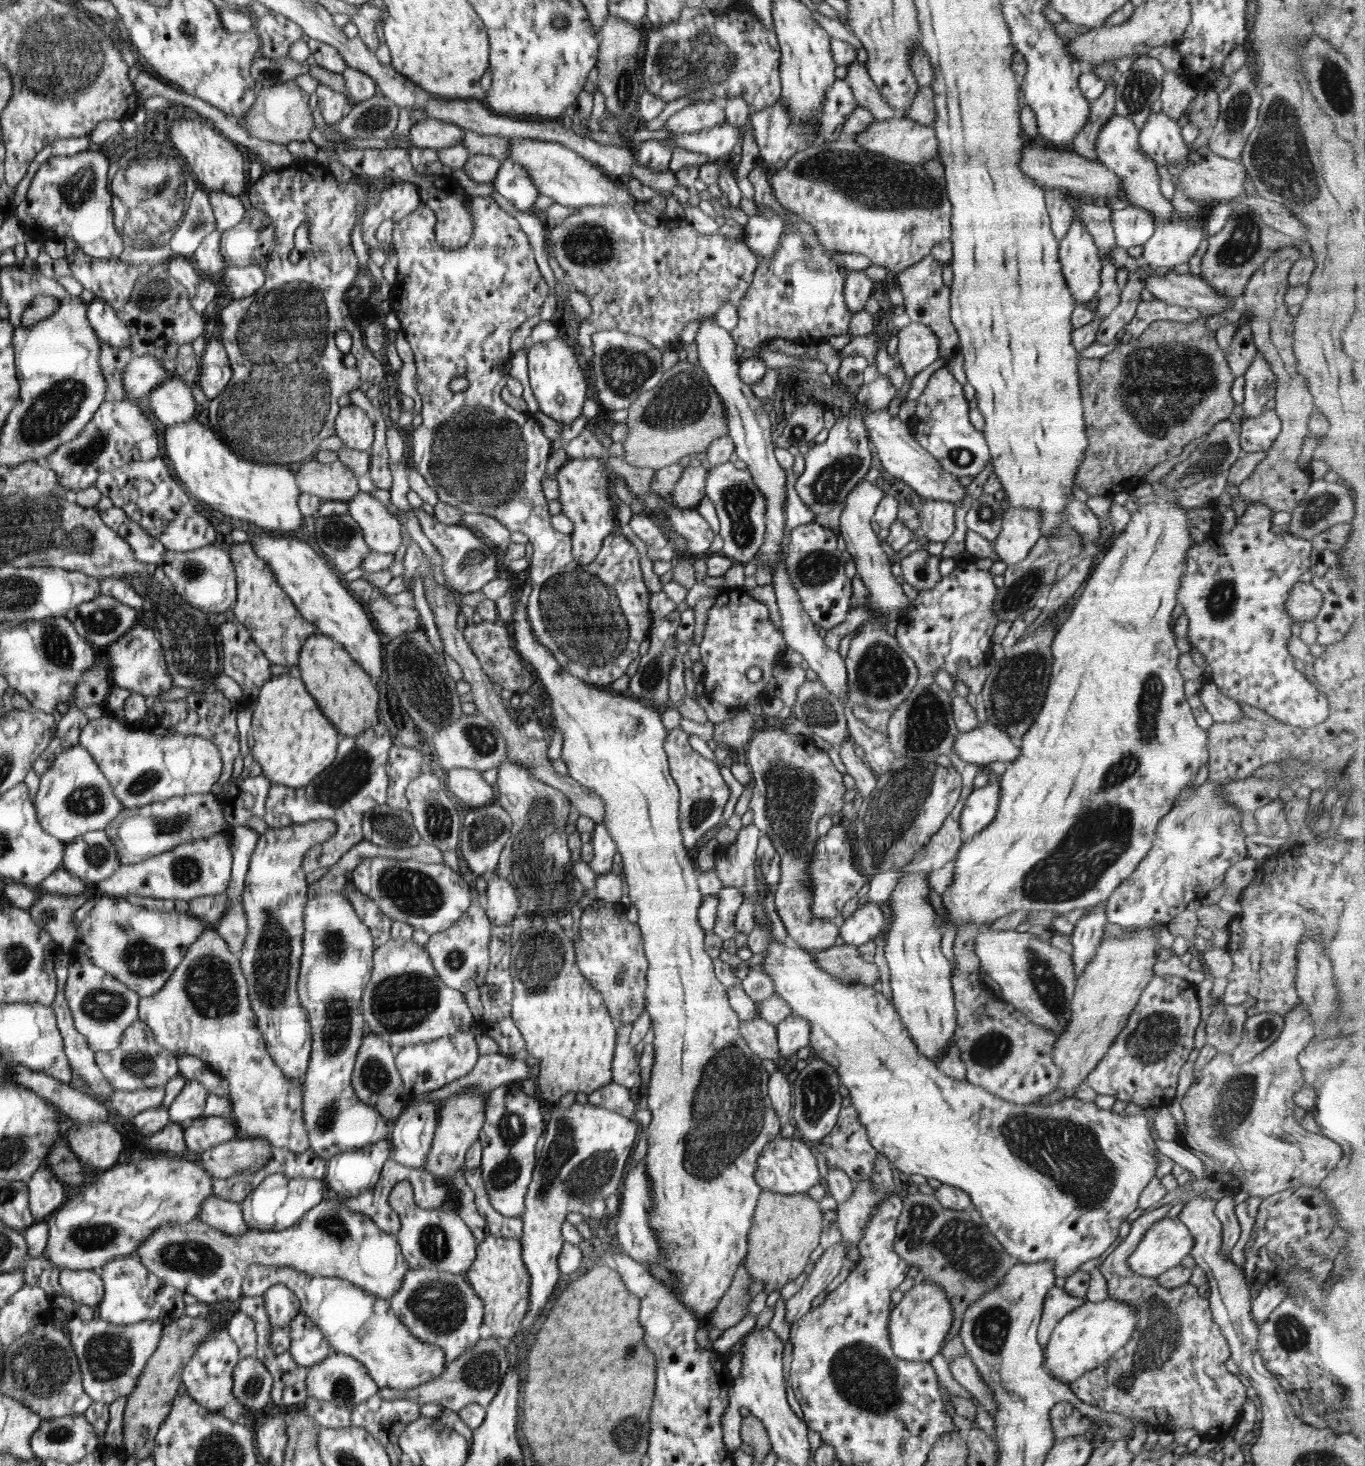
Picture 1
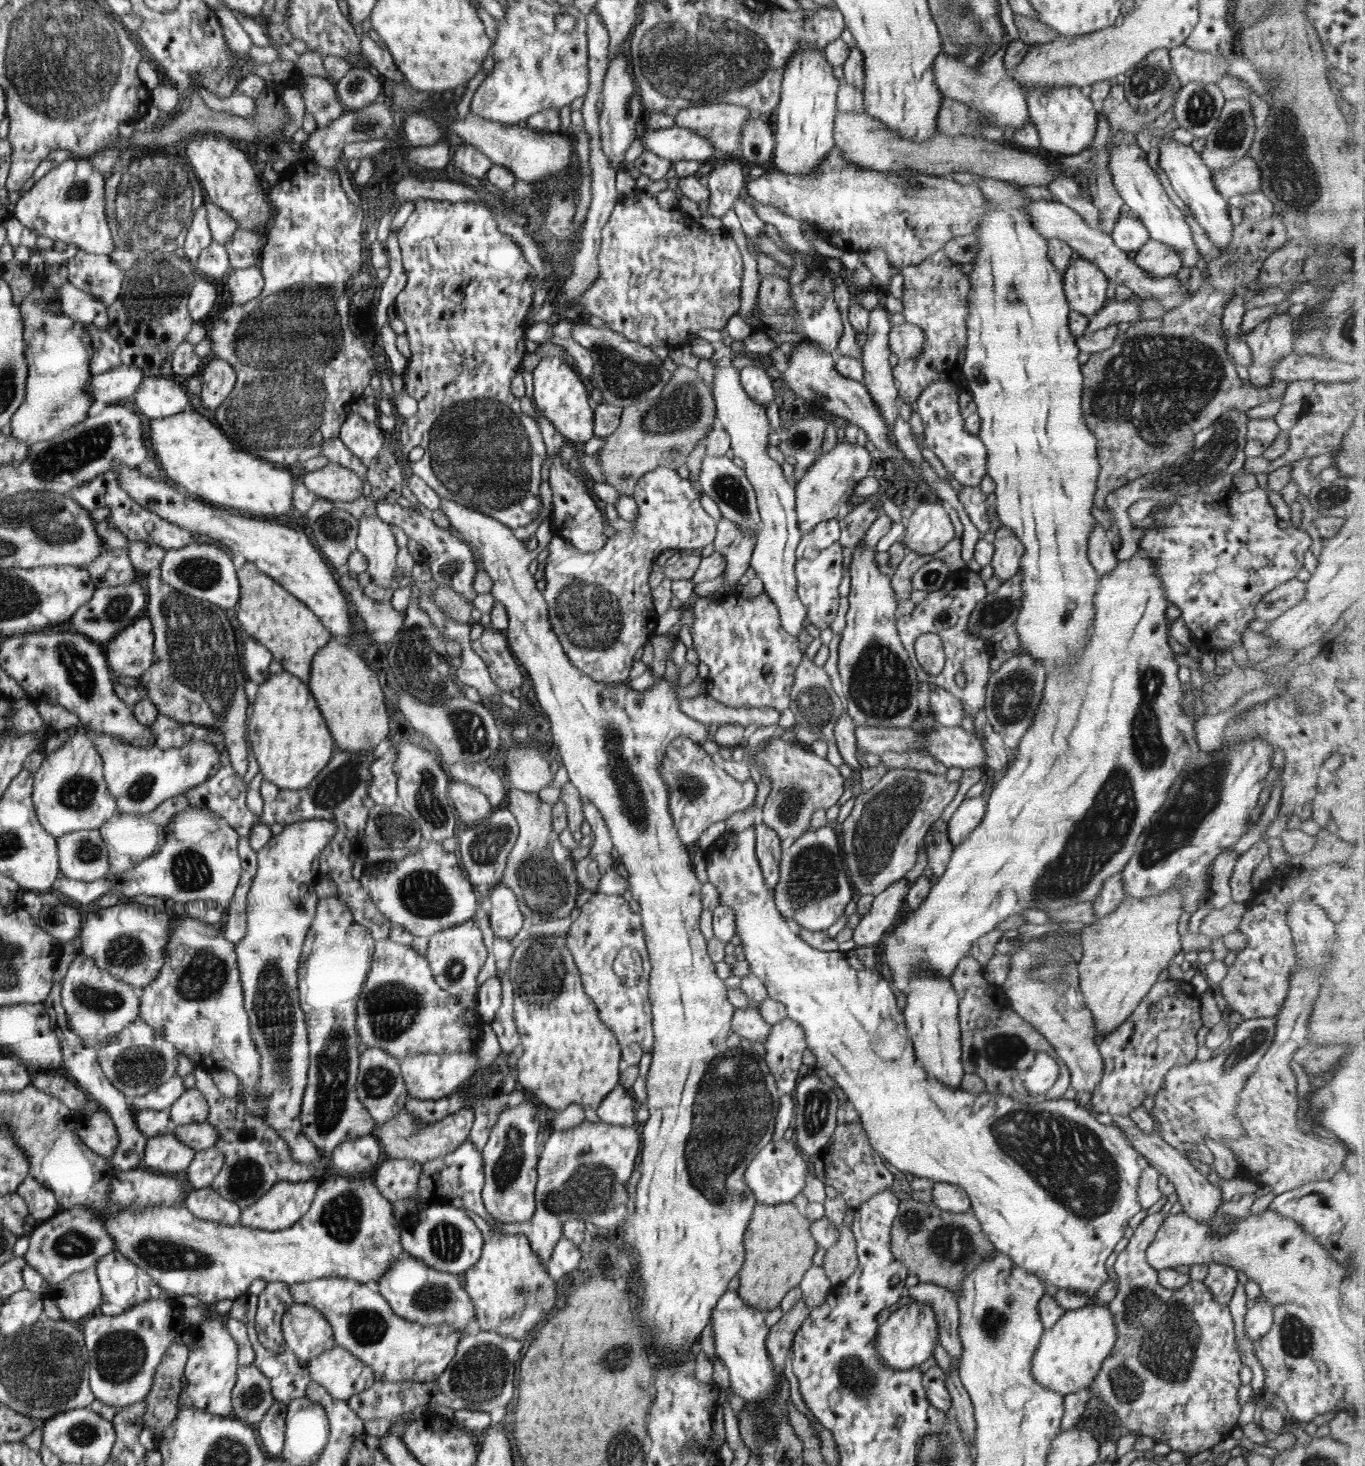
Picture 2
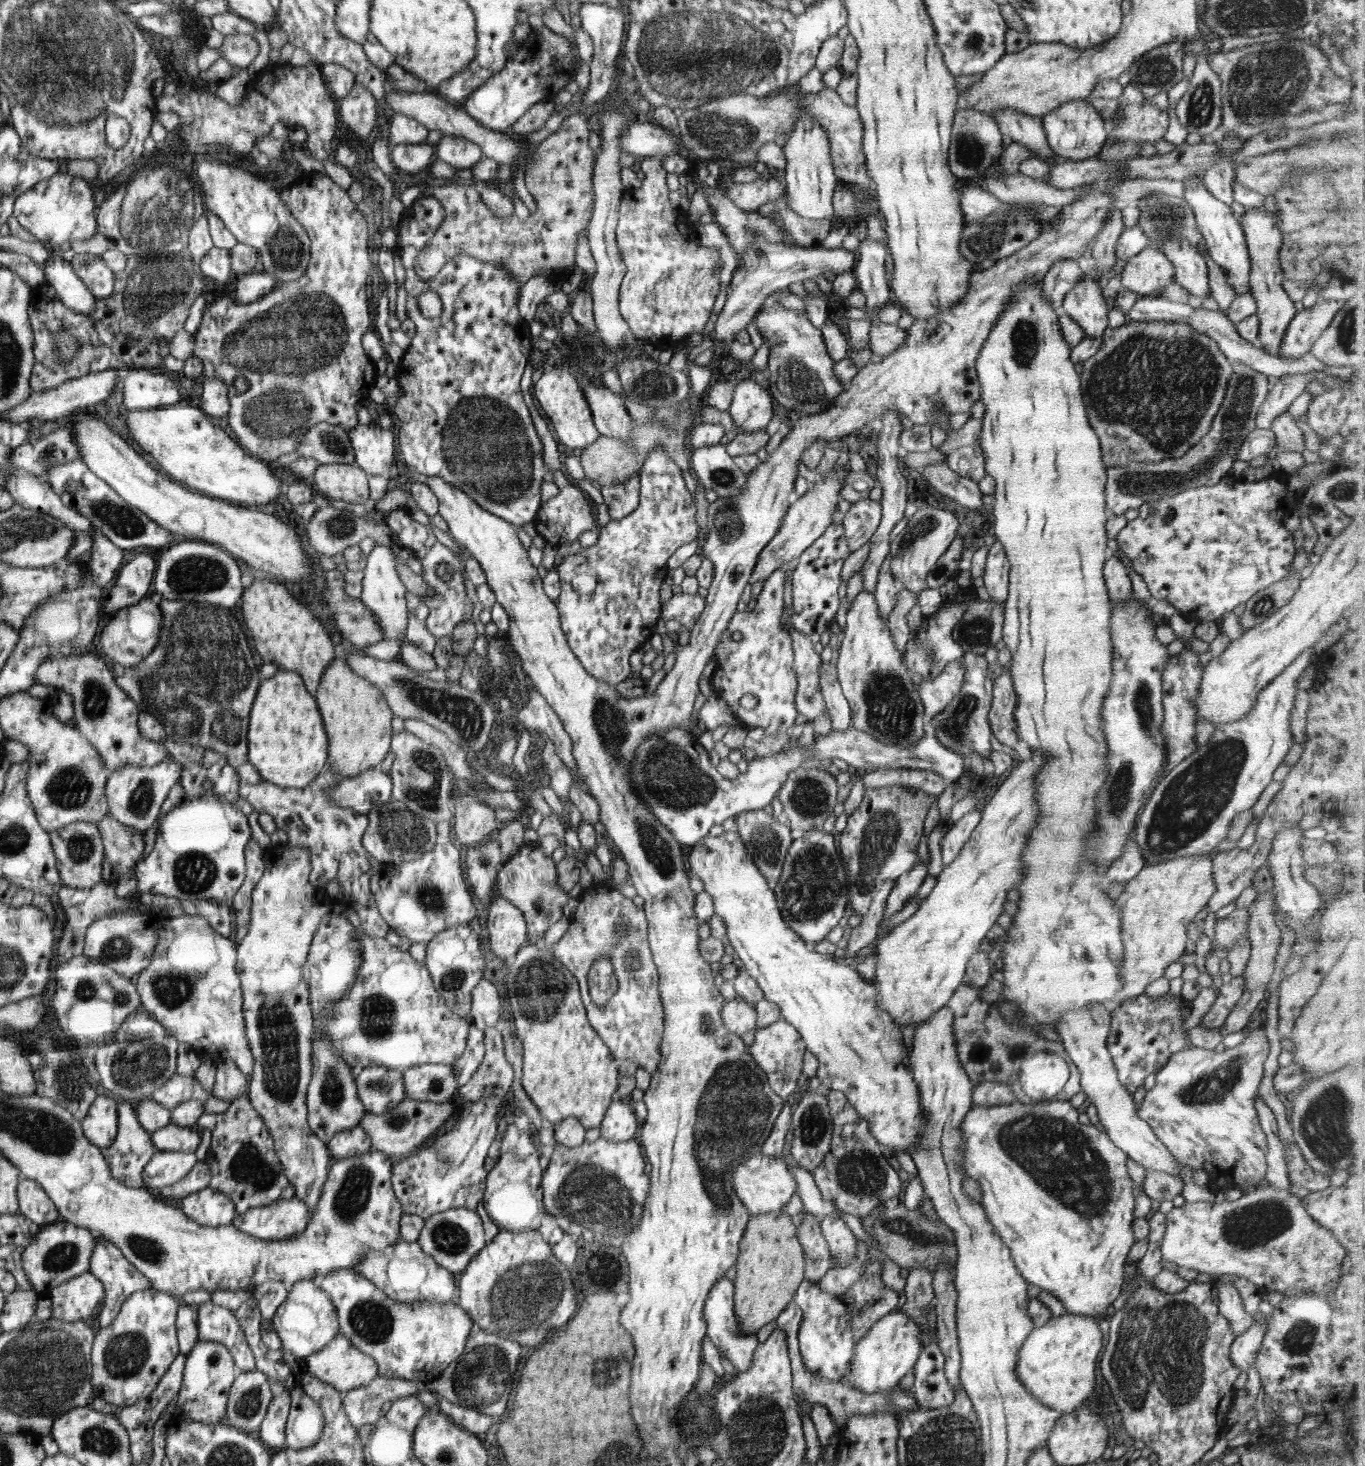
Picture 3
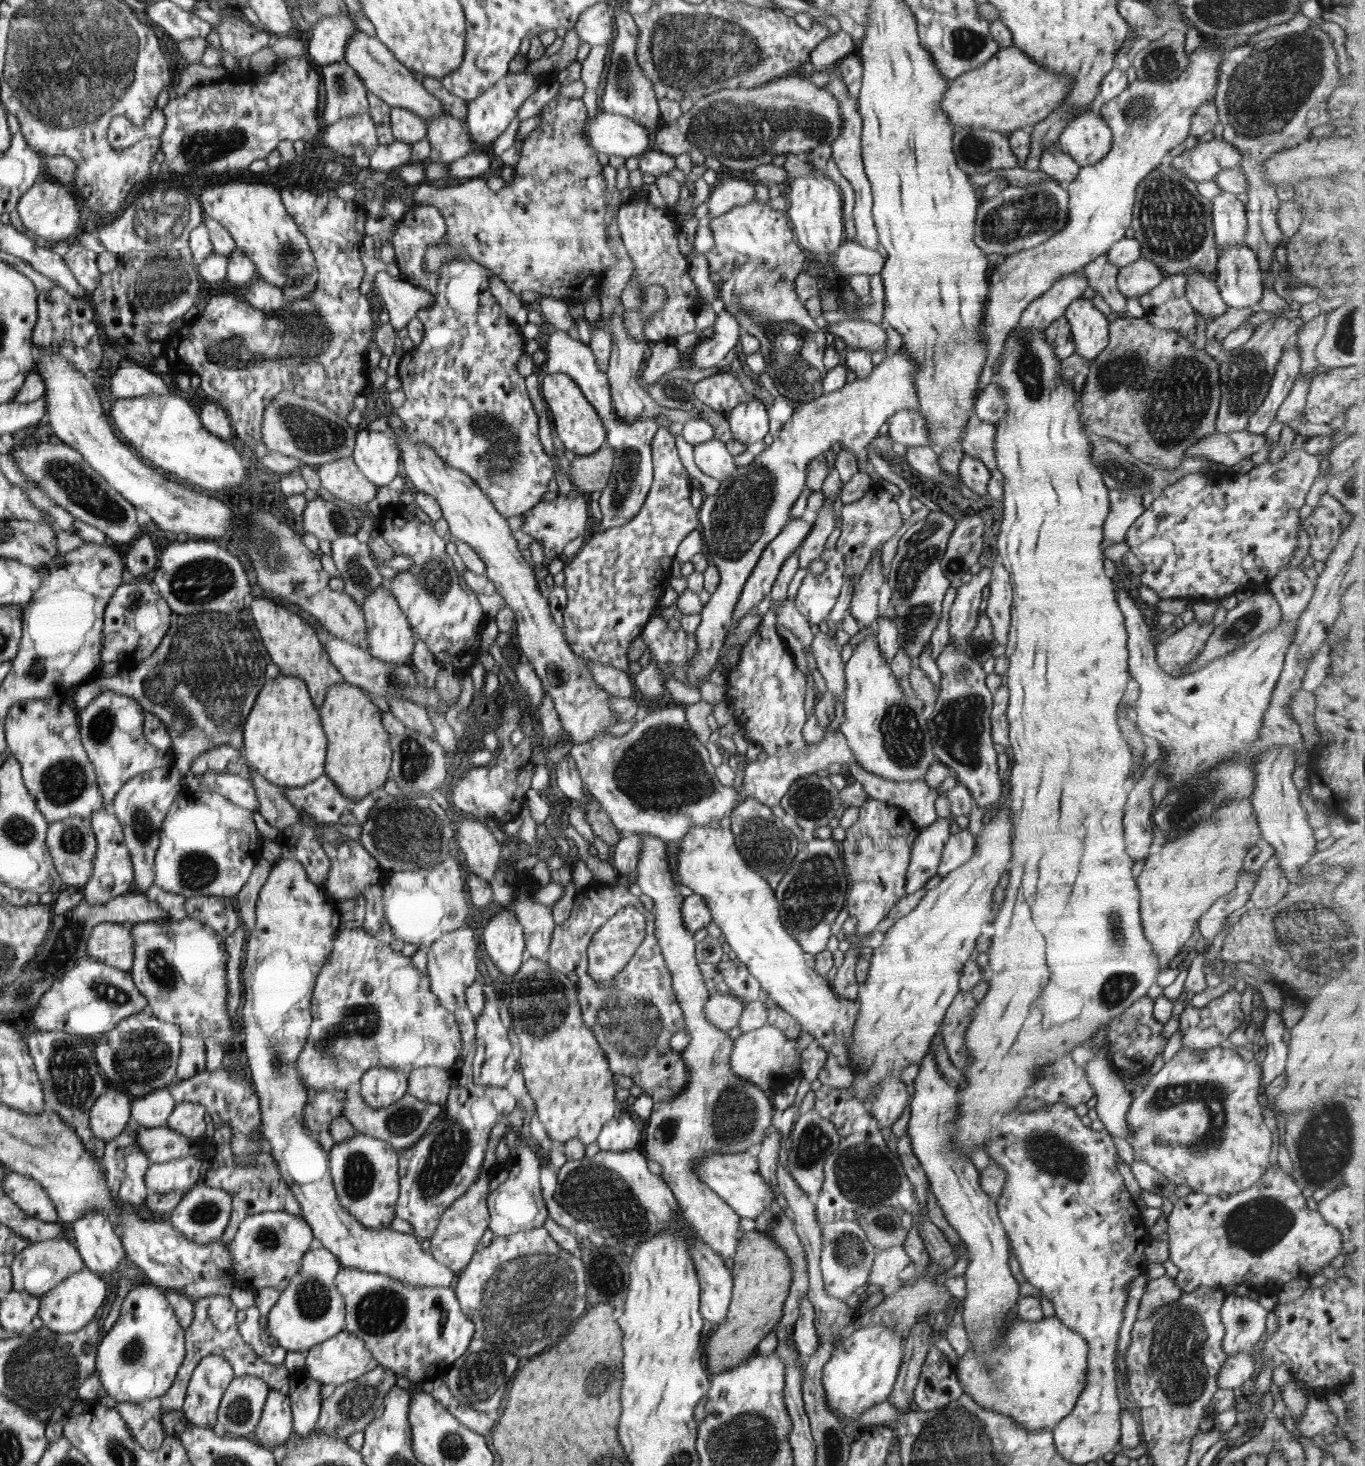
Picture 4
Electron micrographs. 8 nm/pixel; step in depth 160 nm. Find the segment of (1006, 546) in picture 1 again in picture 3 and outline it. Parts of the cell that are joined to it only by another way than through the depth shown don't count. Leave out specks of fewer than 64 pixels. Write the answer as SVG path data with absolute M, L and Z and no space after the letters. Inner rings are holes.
M997 540L989 548L983 574L984 586L991 596L990 599L997 603L1004 603L1007 599L1010 567L1006 551Z

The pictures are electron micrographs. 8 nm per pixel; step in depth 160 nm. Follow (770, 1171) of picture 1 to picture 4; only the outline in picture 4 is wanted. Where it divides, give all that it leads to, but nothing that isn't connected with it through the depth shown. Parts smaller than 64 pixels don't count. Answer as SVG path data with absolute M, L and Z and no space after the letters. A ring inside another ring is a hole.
M747 1152L739 1154L708 1155L696 1161L694 1172L698 1174L700 1182L706 1184L712 1192L716 1192L726 1204L734 1209L741 1218L756 1220L768 1205L774 1201L774 1191L766 1179L758 1174L758 1162L756 1156Z

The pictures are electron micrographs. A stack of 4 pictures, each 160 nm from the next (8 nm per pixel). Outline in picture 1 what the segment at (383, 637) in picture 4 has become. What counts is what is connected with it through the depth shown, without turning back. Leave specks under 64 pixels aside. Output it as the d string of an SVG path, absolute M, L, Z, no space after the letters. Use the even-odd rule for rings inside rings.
M361 492L347 503L349 513L364 531L366 544L375 553L394 553L400 548L400 522L369 492Z

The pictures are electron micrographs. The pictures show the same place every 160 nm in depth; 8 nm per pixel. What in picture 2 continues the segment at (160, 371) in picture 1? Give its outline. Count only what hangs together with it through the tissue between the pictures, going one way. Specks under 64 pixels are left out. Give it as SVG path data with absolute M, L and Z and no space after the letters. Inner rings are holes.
M120 364L108 372L92 375L87 393L94 402L115 404L131 401L145 377L138 365Z

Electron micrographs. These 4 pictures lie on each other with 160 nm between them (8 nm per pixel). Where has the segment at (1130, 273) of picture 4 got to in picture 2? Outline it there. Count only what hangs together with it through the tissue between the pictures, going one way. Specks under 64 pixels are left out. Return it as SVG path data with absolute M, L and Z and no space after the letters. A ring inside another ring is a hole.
M1148 240L1133 258L1135 263L1155 277L1171 277L1183 267L1181 253L1162 242Z

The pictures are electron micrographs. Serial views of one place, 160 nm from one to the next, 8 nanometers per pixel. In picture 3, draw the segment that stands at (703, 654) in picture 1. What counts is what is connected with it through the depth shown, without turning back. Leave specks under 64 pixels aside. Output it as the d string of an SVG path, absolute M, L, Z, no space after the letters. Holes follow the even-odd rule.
M784 569L774 571L762 582L763 587L754 608L736 611L732 615L726 630L719 636L720 644L714 650L712 664L716 668L711 680L715 697L723 699L730 706L741 724L748 729L761 727L765 735L788 734L799 715L794 701L798 679L793 670L793 640L789 631L782 628L785 579ZM682 593L661 604L661 618L665 621L678 620L681 626L691 631L704 609L705 599L702 596ZM733 633L739 634L741 640L734 641ZM746 695L758 701L754 708L742 708L740 705L740 700Z

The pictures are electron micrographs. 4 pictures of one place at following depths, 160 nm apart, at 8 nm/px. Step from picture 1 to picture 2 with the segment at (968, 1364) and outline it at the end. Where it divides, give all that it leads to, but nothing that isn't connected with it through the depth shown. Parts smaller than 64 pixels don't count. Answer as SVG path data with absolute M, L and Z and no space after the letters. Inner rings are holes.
M924 1281L908 1287L905 1294L912 1300L932 1305L939 1326L939 1342L950 1358L958 1358L959 1365L963 1350L959 1339L958 1296L948 1288Z

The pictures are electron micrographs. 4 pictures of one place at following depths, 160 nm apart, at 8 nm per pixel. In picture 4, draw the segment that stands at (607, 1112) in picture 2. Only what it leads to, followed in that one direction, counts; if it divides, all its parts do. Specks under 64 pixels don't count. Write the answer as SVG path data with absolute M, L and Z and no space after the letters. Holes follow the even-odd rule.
M620 1109L613 1120L602 1128L597 1140L602 1152L628 1152L641 1140L640 1128L631 1111Z

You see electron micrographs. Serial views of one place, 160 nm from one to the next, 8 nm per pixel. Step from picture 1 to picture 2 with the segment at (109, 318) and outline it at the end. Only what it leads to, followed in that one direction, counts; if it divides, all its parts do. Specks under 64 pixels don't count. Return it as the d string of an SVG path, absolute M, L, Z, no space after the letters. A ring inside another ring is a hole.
M69 280L60 287L61 310L81 323L108 329L107 307L92 294L78 290Z

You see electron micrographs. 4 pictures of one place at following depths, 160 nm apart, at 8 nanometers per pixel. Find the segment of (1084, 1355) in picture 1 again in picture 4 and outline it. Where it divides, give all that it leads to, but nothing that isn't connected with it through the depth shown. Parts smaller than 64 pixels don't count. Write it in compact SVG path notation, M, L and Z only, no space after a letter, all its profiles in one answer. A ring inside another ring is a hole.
M1016 1311L1009 1316L1007 1330L1001 1340L992 1342L993 1346L983 1352L975 1352L971 1346L957 1363L957 1377L964 1391L980 1408L996 1411L1009 1416L1019 1427L1027 1431L1039 1431L1058 1425L1075 1408L1078 1396L1086 1386L1088 1343L1073 1328L1068 1328L1062 1321L1044 1319L1032 1322L1020 1318Z

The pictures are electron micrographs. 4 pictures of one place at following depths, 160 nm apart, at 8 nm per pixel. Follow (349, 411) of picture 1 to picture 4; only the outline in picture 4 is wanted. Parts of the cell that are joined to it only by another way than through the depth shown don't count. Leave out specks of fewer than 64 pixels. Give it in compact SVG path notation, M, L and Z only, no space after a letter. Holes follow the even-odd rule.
M356 430L353 458L357 467L378 488L390 484L398 476L400 452L396 441L388 430Z

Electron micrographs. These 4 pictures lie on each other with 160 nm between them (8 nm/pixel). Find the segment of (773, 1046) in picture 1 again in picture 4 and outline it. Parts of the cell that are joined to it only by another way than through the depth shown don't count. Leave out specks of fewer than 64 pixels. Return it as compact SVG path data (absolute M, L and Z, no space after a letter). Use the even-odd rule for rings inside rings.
M717 992L708 997L703 1011L713 1025L728 1031L739 1026L744 1007L745 1002L738 997Z

